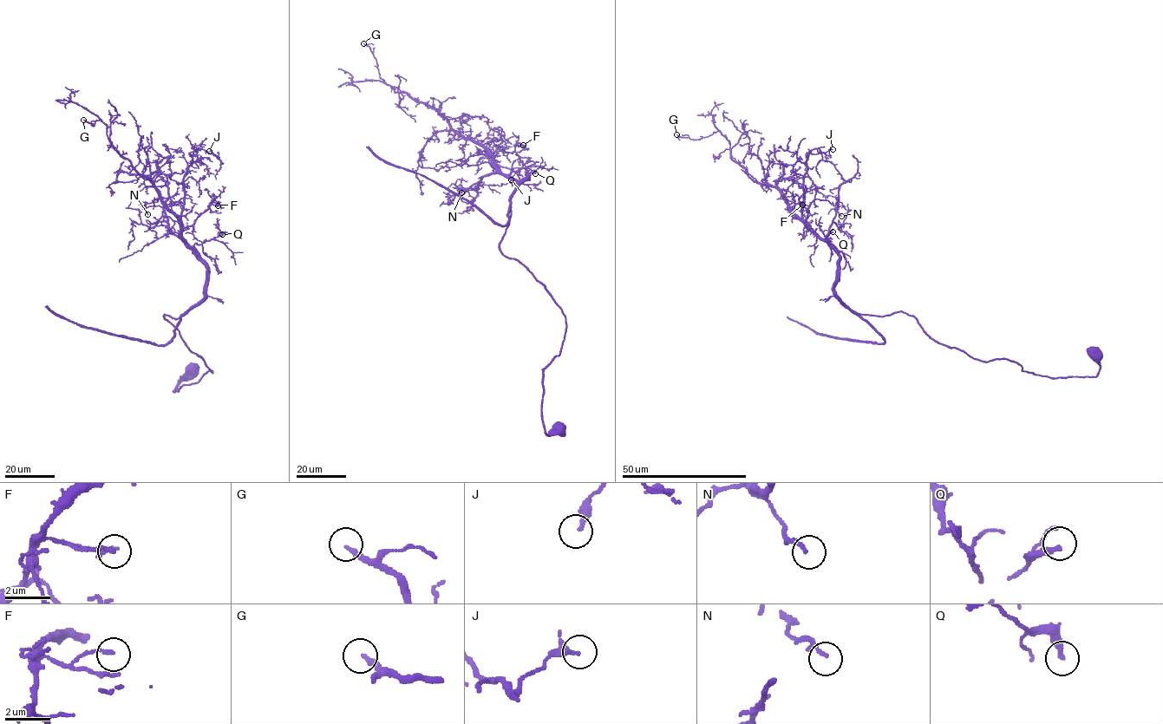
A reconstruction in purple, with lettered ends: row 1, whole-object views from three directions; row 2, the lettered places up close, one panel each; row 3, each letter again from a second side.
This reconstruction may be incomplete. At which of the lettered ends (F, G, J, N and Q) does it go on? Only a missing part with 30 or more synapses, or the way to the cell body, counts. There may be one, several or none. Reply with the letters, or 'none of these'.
none of these

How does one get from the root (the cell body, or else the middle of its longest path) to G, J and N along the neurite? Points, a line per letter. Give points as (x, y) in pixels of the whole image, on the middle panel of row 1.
G: (563, 430), (545, 432), (541, 400), (565, 315), (499, 249), (527, 173), (510, 179), (395, 93), (363, 43)
J: (563, 430), (545, 432), (541, 400), (565, 315), (499, 249), (528, 175), (508, 179), (488, 150), (511, 179)
N: (563, 430), (545, 432), (541, 400), (565, 315), (499, 249), (527, 173), (488, 173), (461, 192)

